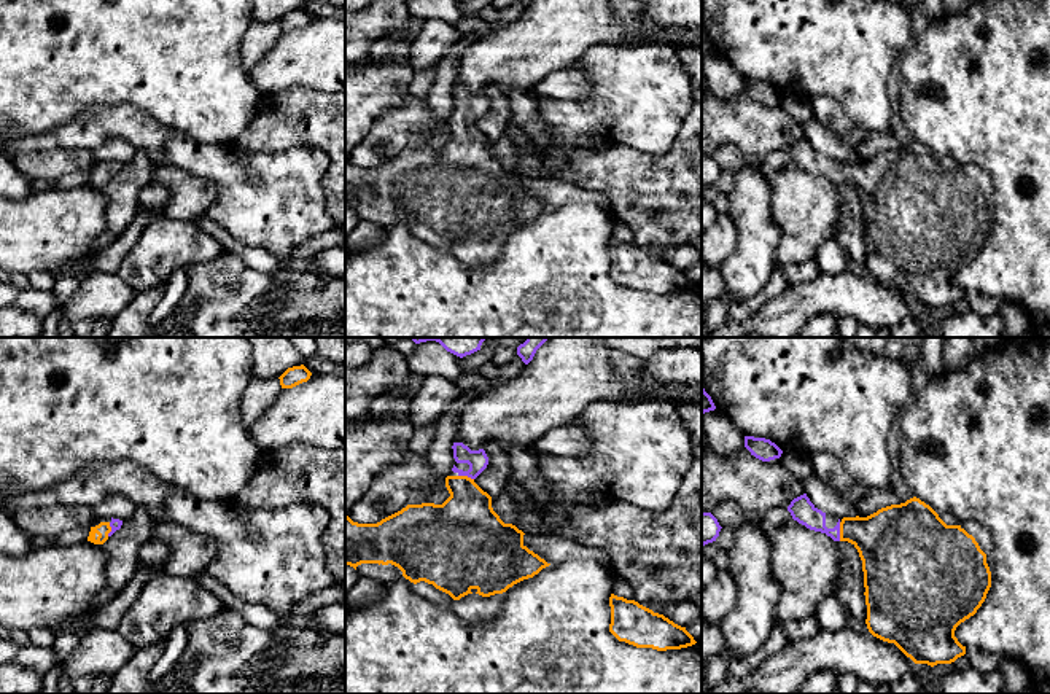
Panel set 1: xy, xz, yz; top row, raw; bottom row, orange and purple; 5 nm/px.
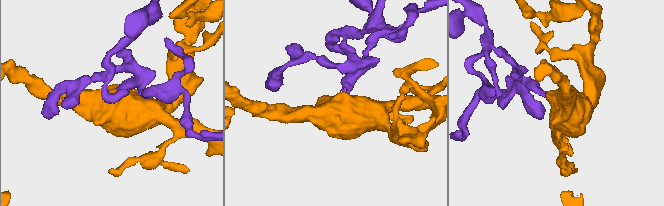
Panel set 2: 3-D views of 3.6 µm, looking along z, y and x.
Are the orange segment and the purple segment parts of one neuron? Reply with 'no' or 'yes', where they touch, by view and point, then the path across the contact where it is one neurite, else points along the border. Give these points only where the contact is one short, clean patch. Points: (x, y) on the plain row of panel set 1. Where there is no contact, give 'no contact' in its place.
yes | yz (840, 175) | across yz (888, 185), (864, 175), (840, 175), (828, 175), (802, 153)

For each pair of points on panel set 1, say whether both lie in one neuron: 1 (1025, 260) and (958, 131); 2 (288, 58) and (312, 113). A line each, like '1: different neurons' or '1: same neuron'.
1: same neuron
2: different neurons

